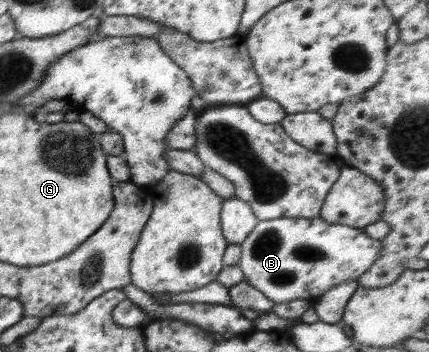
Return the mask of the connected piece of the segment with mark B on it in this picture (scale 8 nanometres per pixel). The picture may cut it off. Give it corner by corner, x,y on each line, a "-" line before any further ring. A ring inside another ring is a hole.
278,217
260,221
240,246
241,257
238,266
243,273
244,281
263,292
274,304
285,304
293,300
321,298
323,293
331,290
333,286
357,280
380,256
382,241
367,236
362,228
332,224
321,217

